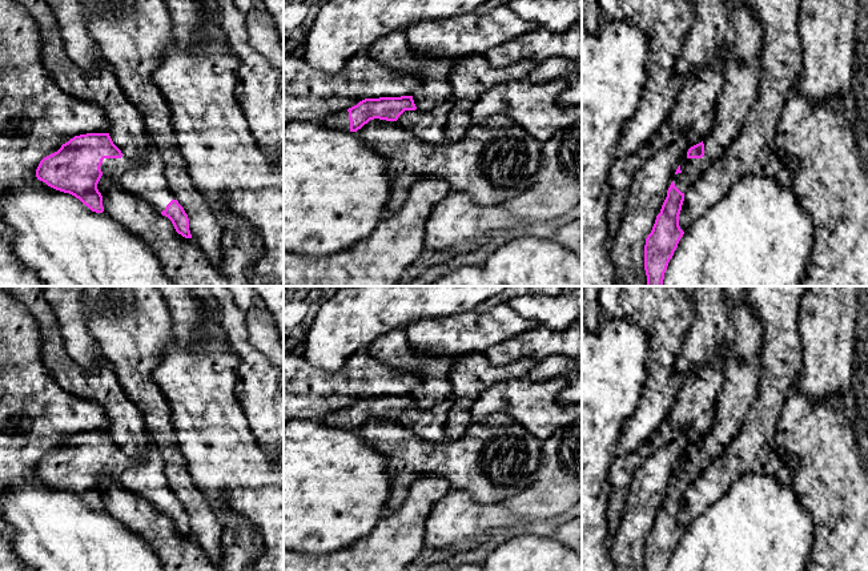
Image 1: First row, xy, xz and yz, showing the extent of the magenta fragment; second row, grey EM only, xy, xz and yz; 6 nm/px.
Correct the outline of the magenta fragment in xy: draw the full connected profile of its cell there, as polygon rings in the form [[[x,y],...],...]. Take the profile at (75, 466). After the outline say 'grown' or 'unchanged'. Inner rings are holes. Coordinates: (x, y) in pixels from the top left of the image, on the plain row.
[[[109,431],[80,433],[44,455],[36,475],[56,488],[75,494],[92,510],[103,511],[103,494],[97,487],[103,474],[100,465],[104,457],[121,455]]]; unchanged

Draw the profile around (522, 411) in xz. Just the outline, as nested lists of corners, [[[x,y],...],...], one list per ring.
[[[554,377],[544,382],[527,378],[499,382],[474,401],[471,419],[475,422],[503,413],[544,442],[555,430],[582,418],[582,405],[558,402],[558,394],[570,379]]]

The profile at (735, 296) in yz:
[[[723,286],[726,301],[732,307],[744,305],[748,286]]]

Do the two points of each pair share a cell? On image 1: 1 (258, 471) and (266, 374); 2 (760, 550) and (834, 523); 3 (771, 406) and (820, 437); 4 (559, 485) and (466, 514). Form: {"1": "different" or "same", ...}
{"1": "different", "2": "different", "3": "different", "4": "same"}

